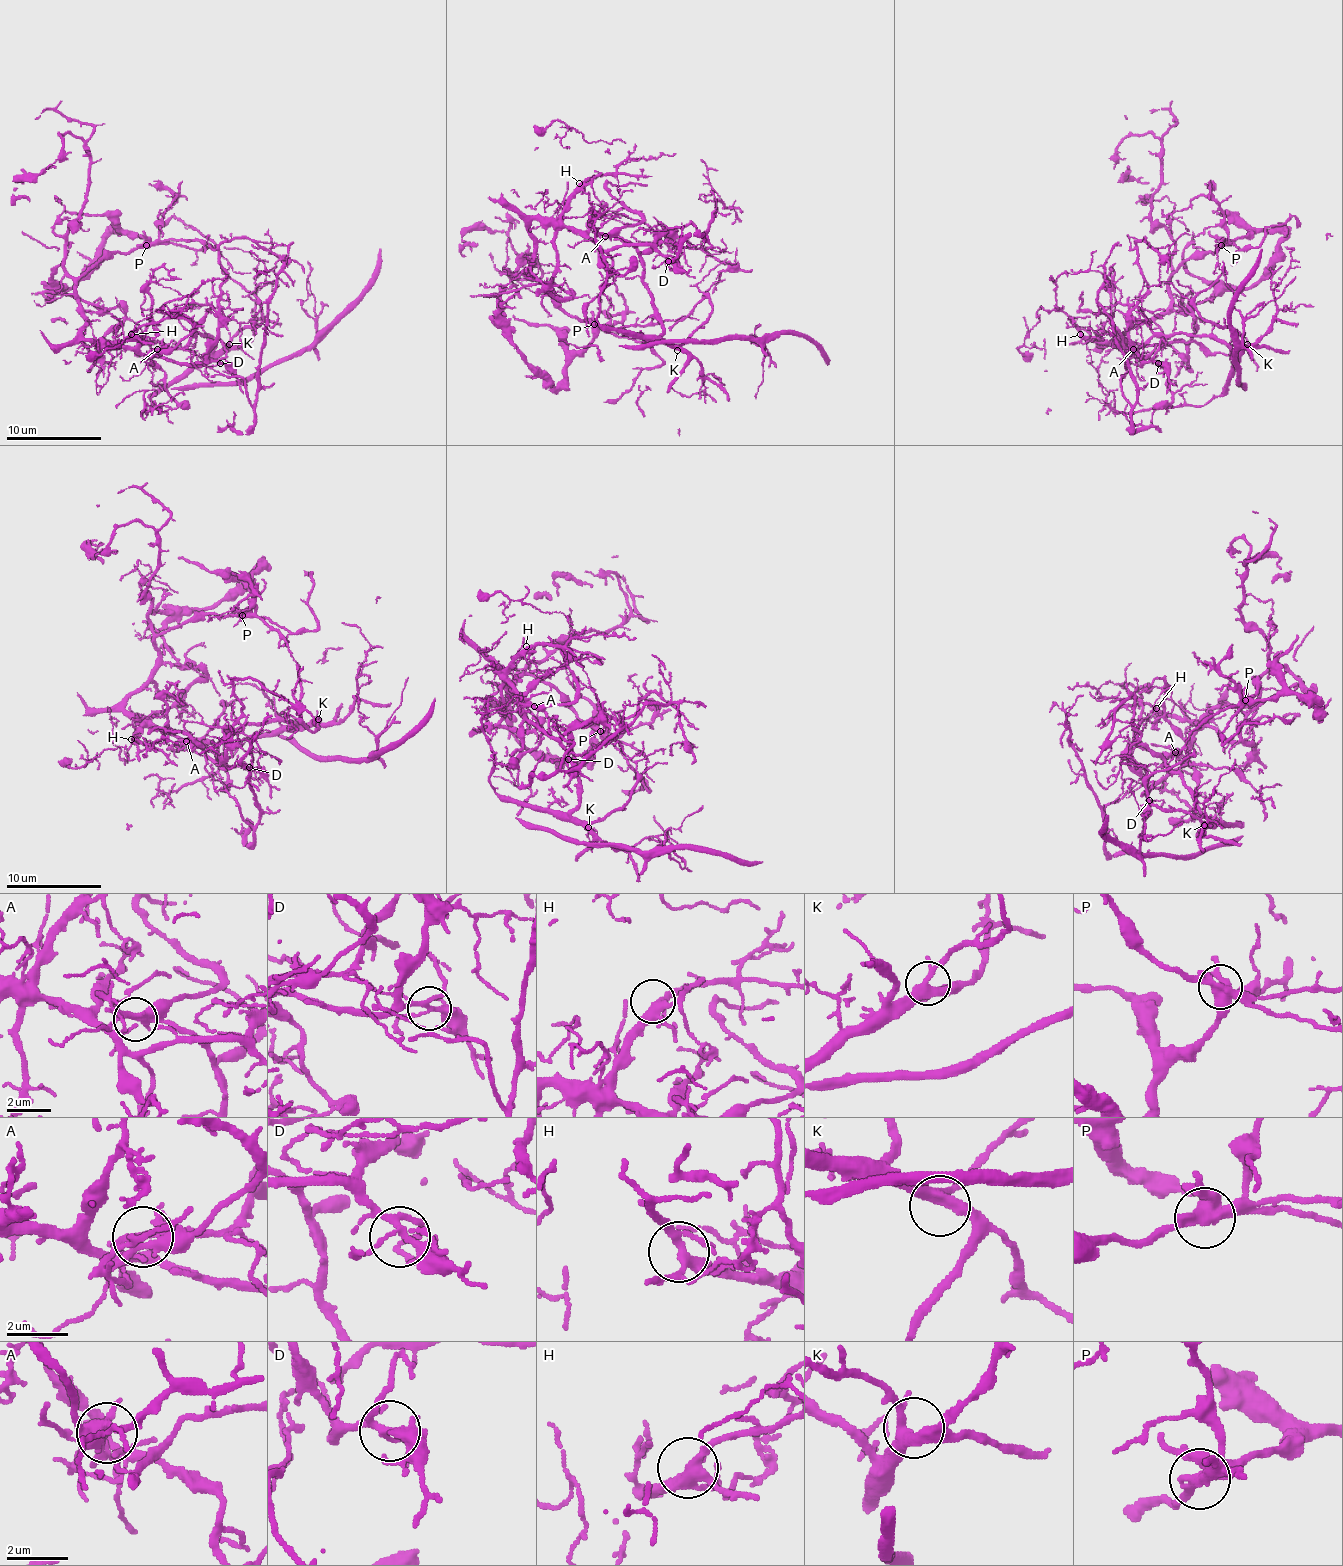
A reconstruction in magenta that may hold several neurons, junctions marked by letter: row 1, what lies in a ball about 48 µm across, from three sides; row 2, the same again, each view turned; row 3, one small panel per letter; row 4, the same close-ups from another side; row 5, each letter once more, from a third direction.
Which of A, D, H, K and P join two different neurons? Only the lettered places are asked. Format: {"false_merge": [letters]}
{"false_merge": ["A", "P"]}

